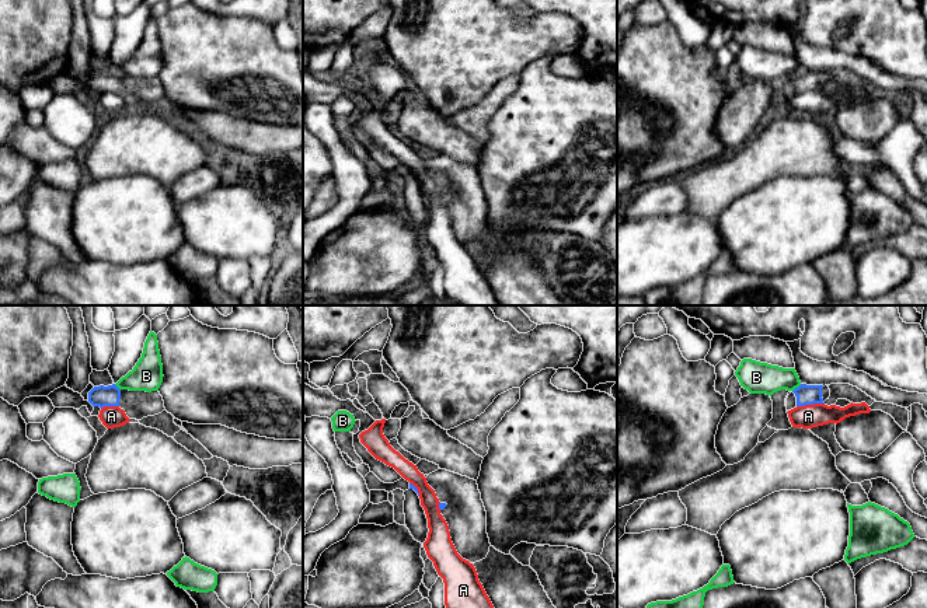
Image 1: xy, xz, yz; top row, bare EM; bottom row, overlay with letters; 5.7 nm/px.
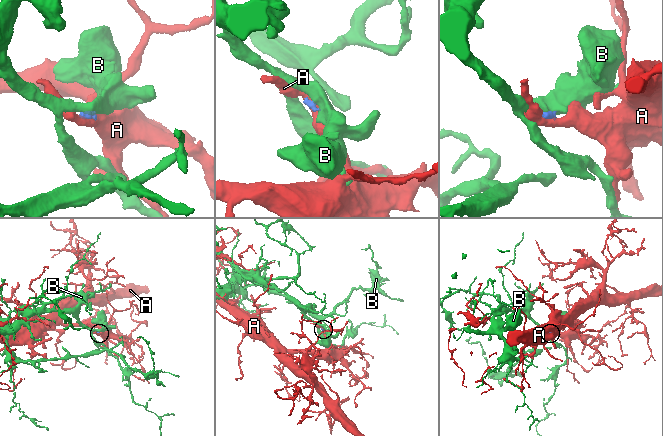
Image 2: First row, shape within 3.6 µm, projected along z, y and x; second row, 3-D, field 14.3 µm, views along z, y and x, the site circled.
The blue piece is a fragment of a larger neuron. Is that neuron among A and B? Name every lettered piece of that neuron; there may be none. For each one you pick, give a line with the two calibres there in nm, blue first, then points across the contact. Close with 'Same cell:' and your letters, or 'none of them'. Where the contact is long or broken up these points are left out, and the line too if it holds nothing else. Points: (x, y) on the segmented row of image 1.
Same cell: none of them

